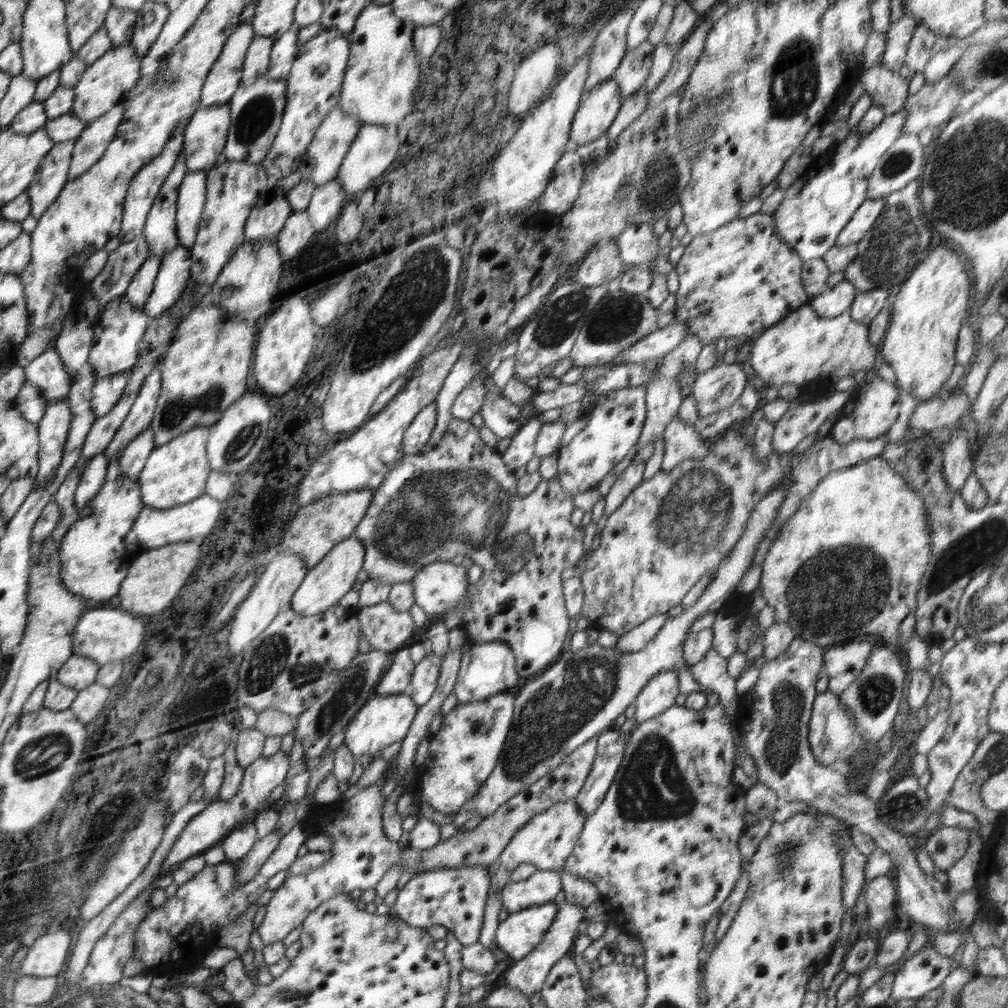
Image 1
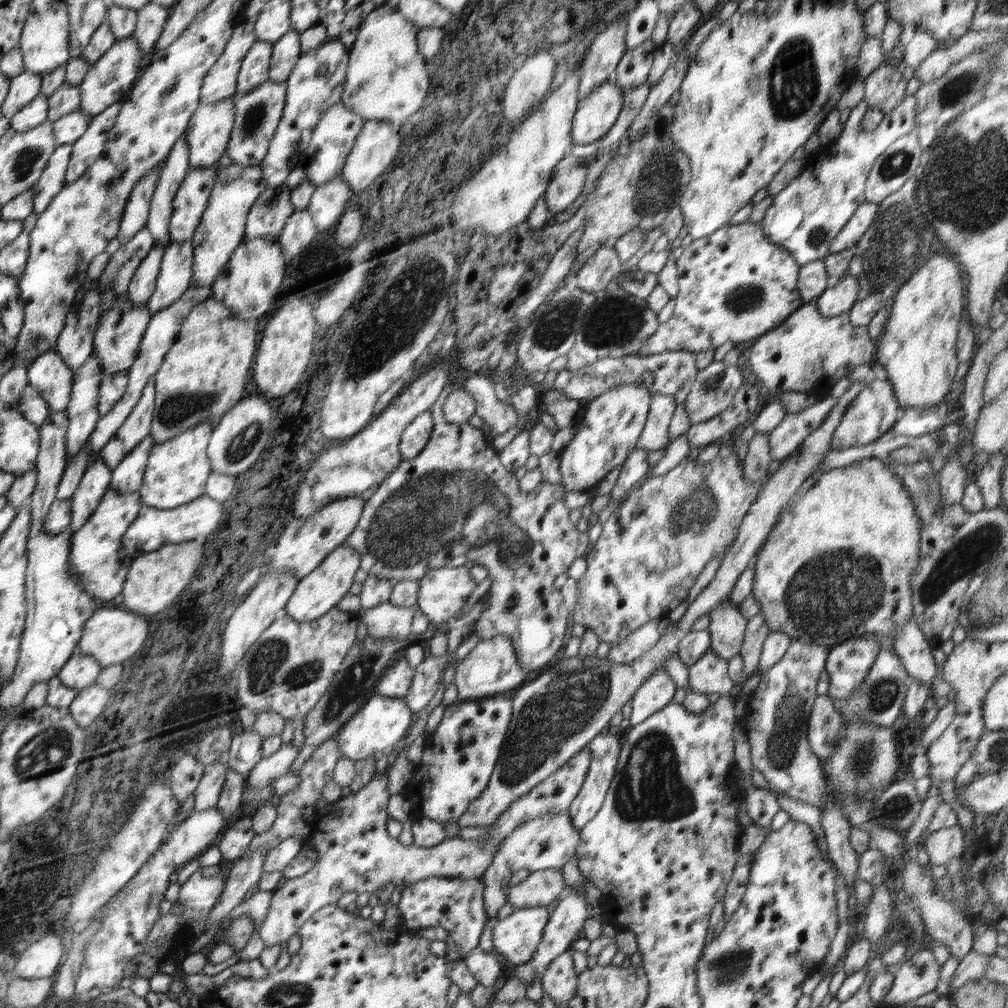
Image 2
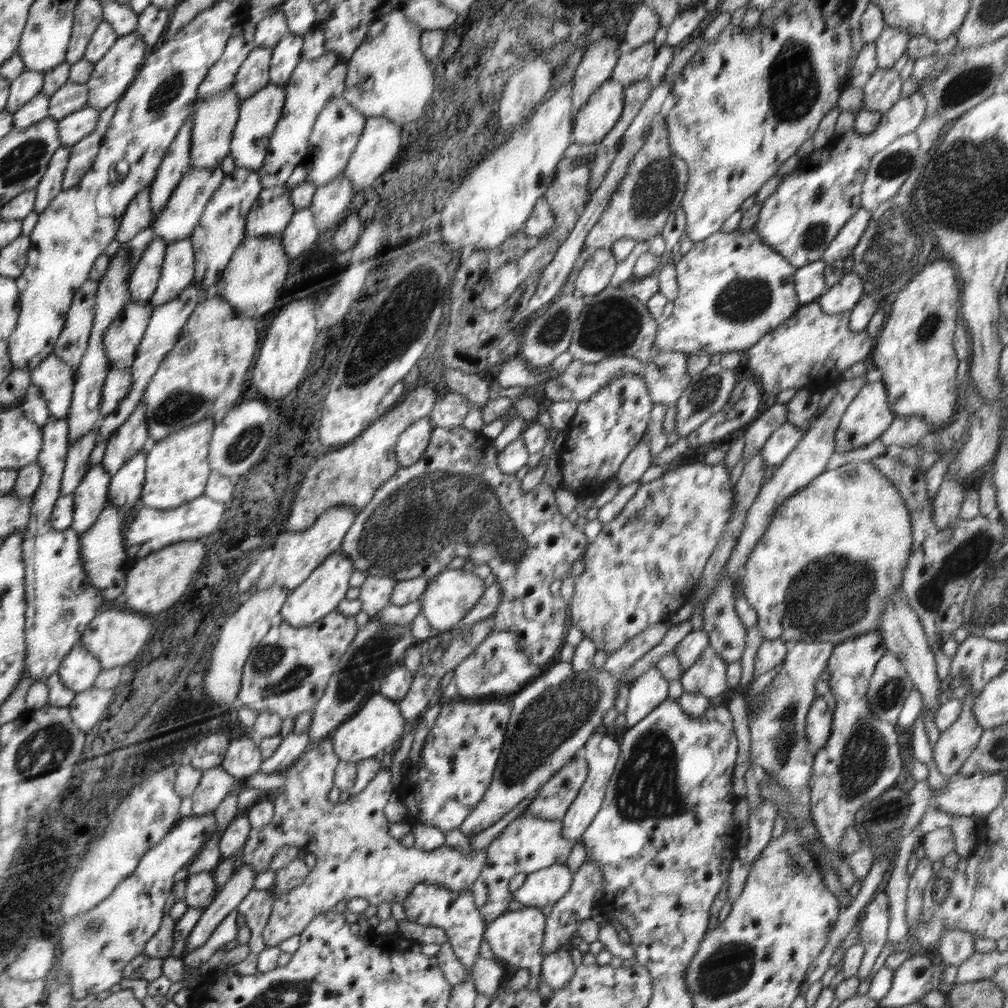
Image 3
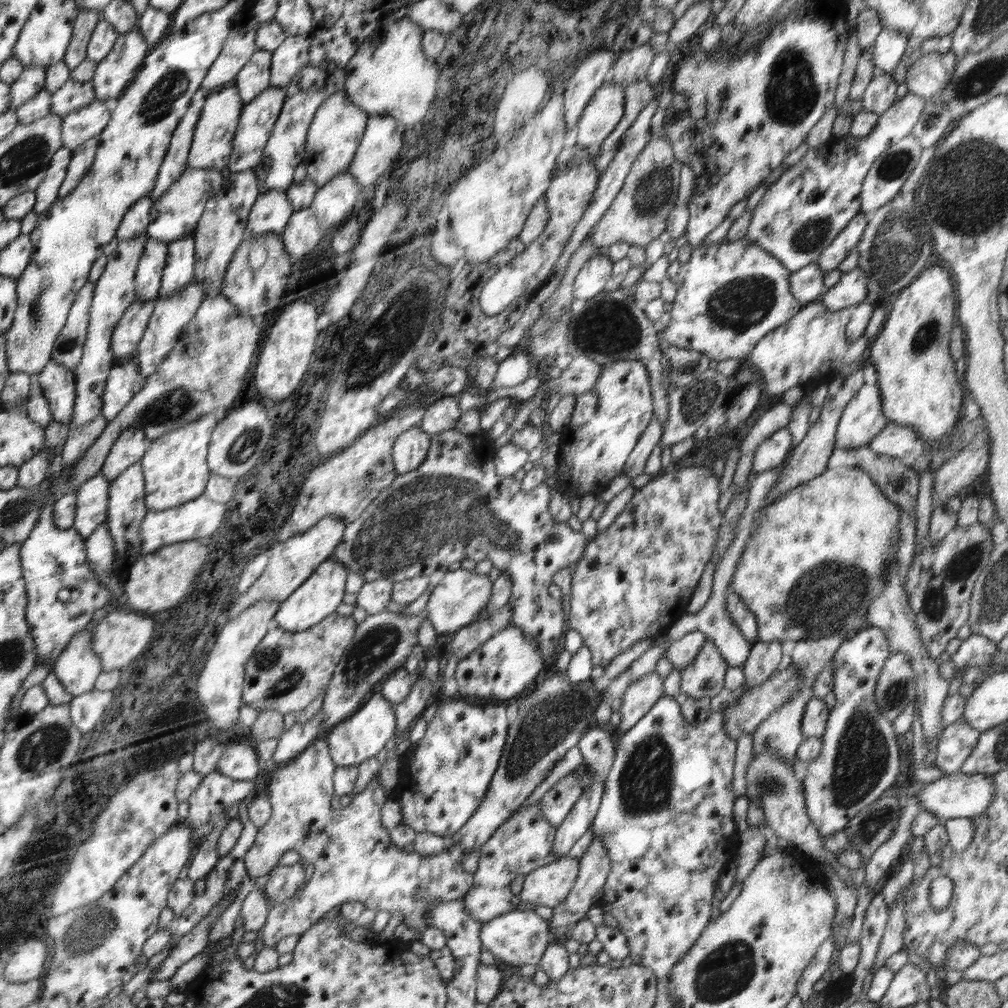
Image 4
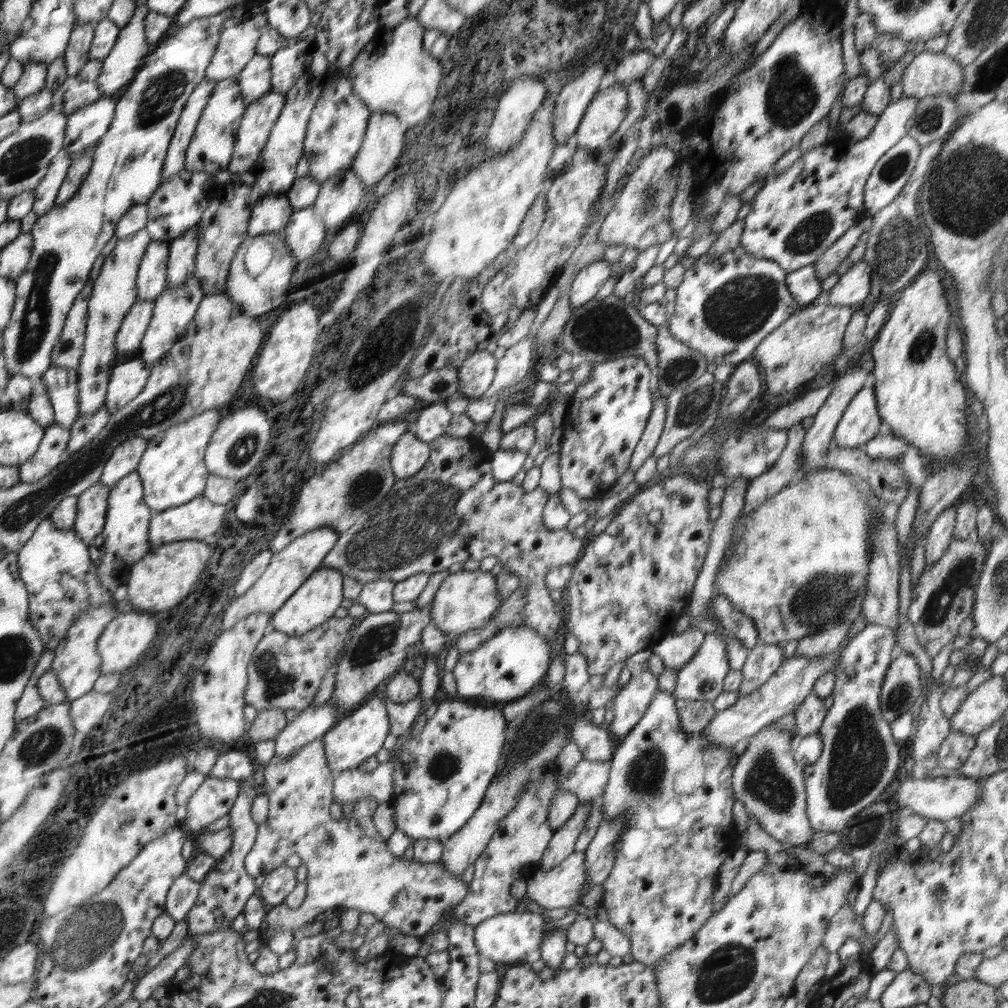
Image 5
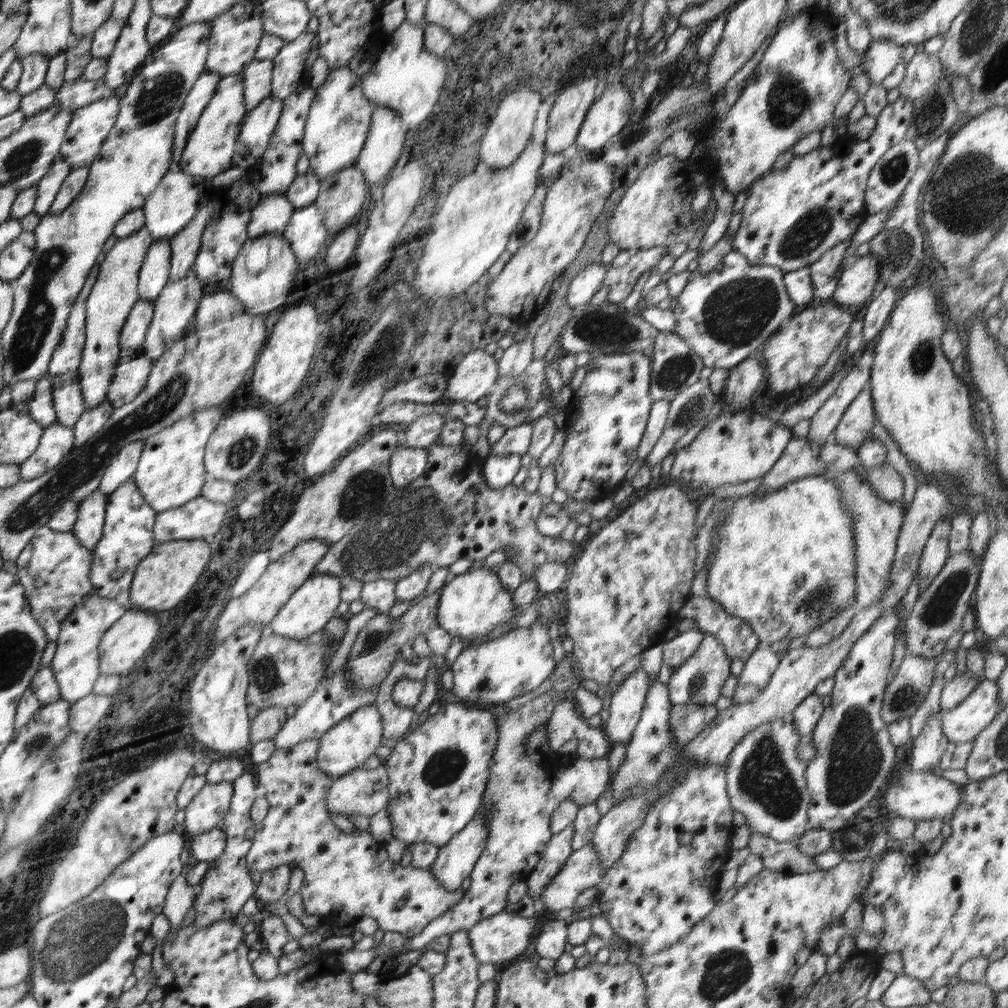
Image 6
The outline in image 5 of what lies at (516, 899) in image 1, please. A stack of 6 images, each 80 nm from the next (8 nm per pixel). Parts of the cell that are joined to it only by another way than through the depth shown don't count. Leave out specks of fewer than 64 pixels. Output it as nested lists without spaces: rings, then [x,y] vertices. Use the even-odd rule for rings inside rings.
[[[574,852],[560,865],[527,878],[526,896],[545,909],[571,908],[586,883],[584,877],[584,852]]]

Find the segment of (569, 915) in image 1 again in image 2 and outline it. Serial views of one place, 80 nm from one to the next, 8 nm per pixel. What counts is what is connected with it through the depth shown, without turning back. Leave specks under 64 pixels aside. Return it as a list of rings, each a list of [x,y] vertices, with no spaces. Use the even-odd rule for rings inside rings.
[[[576,890],[568,891],[562,896],[556,910],[550,914],[550,920],[544,928],[543,937],[534,953],[534,956],[524,964],[516,965],[512,978],[519,978],[524,984],[532,984],[536,978],[544,976],[544,972],[548,968],[548,964],[555,959],[555,956],[562,954],[566,951],[571,951],[572,944],[578,938],[578,932],[585,926],[586,920],[589,919],[590,907],[584,900],[585,895]]]

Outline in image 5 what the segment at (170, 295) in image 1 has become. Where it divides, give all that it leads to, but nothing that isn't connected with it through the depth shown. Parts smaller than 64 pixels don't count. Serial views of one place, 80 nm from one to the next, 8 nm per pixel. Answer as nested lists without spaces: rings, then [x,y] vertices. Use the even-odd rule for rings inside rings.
[[[199,224],[187,230],[168,245],[170,264],[167,266],[167,286],[178,286],[195,274],[195,259],[198,258]]]

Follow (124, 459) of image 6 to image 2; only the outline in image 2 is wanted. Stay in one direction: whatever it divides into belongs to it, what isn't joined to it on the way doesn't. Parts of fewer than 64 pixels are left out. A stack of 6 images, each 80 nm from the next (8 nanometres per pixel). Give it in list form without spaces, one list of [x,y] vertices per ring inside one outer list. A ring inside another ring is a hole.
[[[156,378],[148,381],[143,396],[136,408],[128,416],[116,436],[100,452],[100,457],[112,471],[136,449],[142,440],[151,435],[151,422],[155,413]]]

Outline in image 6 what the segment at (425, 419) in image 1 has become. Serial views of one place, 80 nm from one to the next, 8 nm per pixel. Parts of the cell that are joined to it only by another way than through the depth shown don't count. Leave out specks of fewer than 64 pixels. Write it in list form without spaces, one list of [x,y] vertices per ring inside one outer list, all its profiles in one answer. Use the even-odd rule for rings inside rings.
[[[397,446],[389,462],[390,476],[395,488],[410,484],[424,472],[427,467],[428,450]]]

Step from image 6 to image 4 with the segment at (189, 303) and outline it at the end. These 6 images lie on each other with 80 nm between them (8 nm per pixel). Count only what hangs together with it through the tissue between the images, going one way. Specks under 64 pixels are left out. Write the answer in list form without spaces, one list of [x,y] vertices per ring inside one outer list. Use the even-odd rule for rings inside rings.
[[[193,281],[188,283],[186,287],[178,291],[174,296],[155,299],[154,314],[151,315],[146,334],[144,334],[142,342],[138,346],[137,358],[135,360],[142,378],[147,379],[148,376],[155,374],[159,365],[167,359],[172,347],[179,342],[178,338],[182,336],[182,330],[186,330],[186,322],[190,322],[190,318],[194,318],[194,312],[199,310],[198,306],[203,303],[204,296],[206,294]]]

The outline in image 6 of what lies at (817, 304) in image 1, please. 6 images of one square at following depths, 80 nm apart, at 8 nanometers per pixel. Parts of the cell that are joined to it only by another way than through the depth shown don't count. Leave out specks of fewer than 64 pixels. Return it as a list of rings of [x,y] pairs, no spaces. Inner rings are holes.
[[[872,253],[858,256],[850,268],[843,270],[831,301],[842,307],[868,302],[874,296],[880,274],[877,258]]]

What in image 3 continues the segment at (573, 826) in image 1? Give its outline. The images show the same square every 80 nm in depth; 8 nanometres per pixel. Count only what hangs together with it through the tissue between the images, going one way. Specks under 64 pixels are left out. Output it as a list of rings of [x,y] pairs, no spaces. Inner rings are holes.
[[[524,813],[510,822],[488,848],[489,862],[482,868],[480,877],[471,885],[472,895],[476,901],[476,909],[490,924],[499,918],[514,896],[509,890],[509,881],[518,874],[530,875],[532,872],[548,868],[552,864],[564,864],[577,840],[568,841],[561,834],[561,820],[541,819],[532,813]]]

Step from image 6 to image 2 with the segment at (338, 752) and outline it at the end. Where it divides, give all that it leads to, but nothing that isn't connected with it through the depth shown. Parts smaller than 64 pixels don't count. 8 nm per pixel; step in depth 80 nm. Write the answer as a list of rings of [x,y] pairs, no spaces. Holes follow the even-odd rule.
[[[374,694],[336,734],[339,754],[354,761],[373,756],[374,752],[383,751],[404,739],[414,720],[415,715],[402,698]]]

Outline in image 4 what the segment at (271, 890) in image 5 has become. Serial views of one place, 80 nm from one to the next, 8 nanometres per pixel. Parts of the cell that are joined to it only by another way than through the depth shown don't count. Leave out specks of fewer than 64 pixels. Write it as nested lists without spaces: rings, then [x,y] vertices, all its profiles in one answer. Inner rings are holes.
[[[300,863],[277,866],[269,875],[270,880],[262,890],[272,905],[294,896],[305,879]]]

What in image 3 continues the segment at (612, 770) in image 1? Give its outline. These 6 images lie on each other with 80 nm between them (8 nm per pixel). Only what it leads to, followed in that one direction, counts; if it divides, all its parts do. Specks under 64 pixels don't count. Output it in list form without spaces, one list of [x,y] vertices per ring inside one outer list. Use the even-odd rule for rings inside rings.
[[[597,731],[588,738],[582,748],[582,756],[585,757],[588,765],[588,774],[580,787],[578,796],[570,805],[570,809],[561,818],[561,834],[568,841],[578,840],[584,835],[584,831],[600,810],[604,800],[608,781],[612,776],[619,755],[619,745],[613,734],[598,733]]]

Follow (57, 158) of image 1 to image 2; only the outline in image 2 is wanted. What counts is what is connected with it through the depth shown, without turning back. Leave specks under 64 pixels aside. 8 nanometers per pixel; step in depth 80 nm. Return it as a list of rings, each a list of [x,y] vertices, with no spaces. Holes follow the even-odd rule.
[[[61,144],[55,148],[39,182],[32,188],[35,192],[34,211],[36,214],[46,211],[54,202],[55,196],[66,186],[66,174],[72,154],[74,154],[73,144]]]

